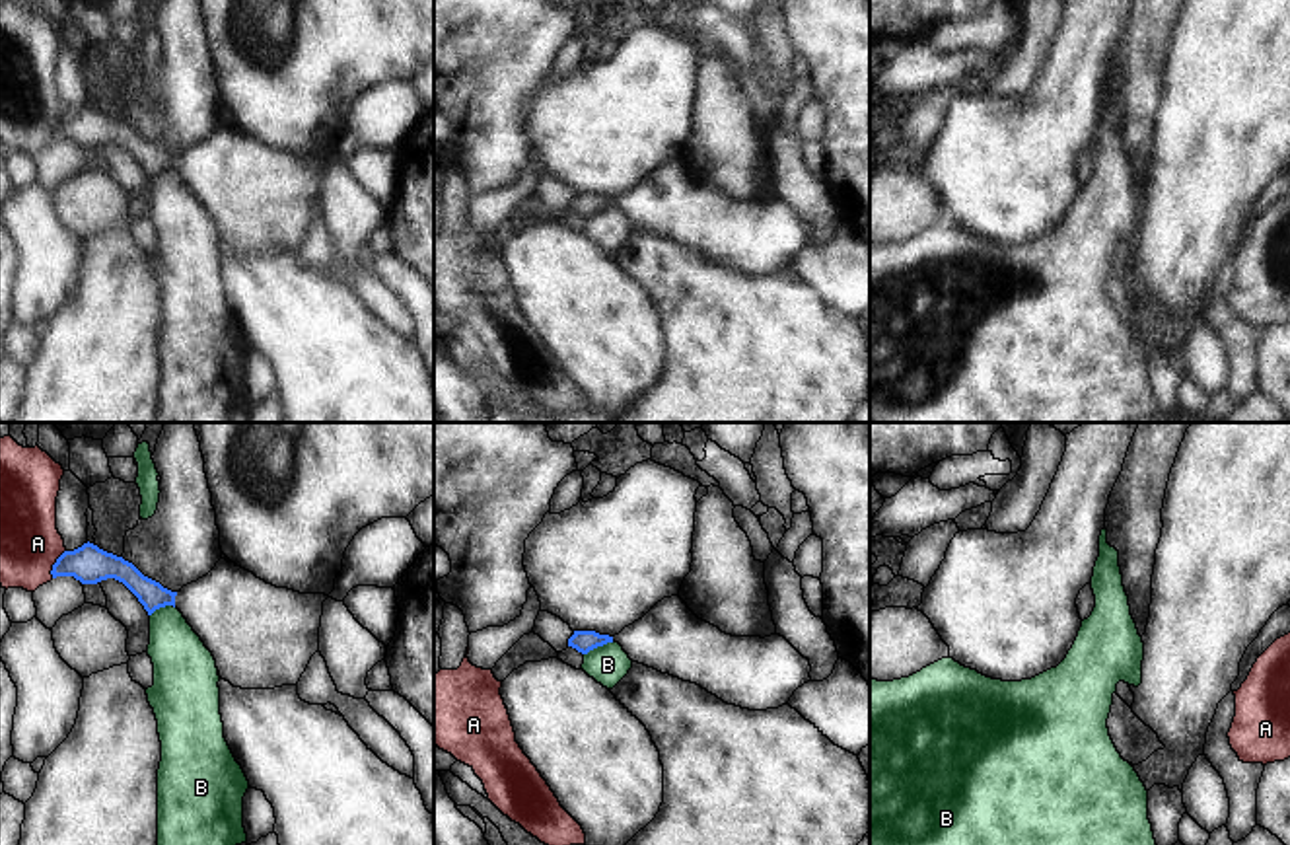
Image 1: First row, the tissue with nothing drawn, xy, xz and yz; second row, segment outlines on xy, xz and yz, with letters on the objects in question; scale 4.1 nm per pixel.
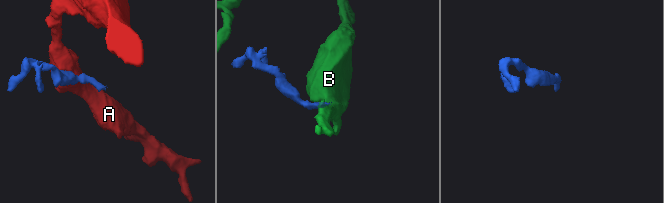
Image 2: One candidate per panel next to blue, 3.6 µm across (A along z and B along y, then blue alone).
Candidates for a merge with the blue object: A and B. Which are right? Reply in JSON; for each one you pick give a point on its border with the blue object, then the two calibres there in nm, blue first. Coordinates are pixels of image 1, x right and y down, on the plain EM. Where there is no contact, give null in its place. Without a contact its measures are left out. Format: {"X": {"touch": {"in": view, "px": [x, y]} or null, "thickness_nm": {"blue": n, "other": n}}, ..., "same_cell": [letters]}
{"same_cell": []}

